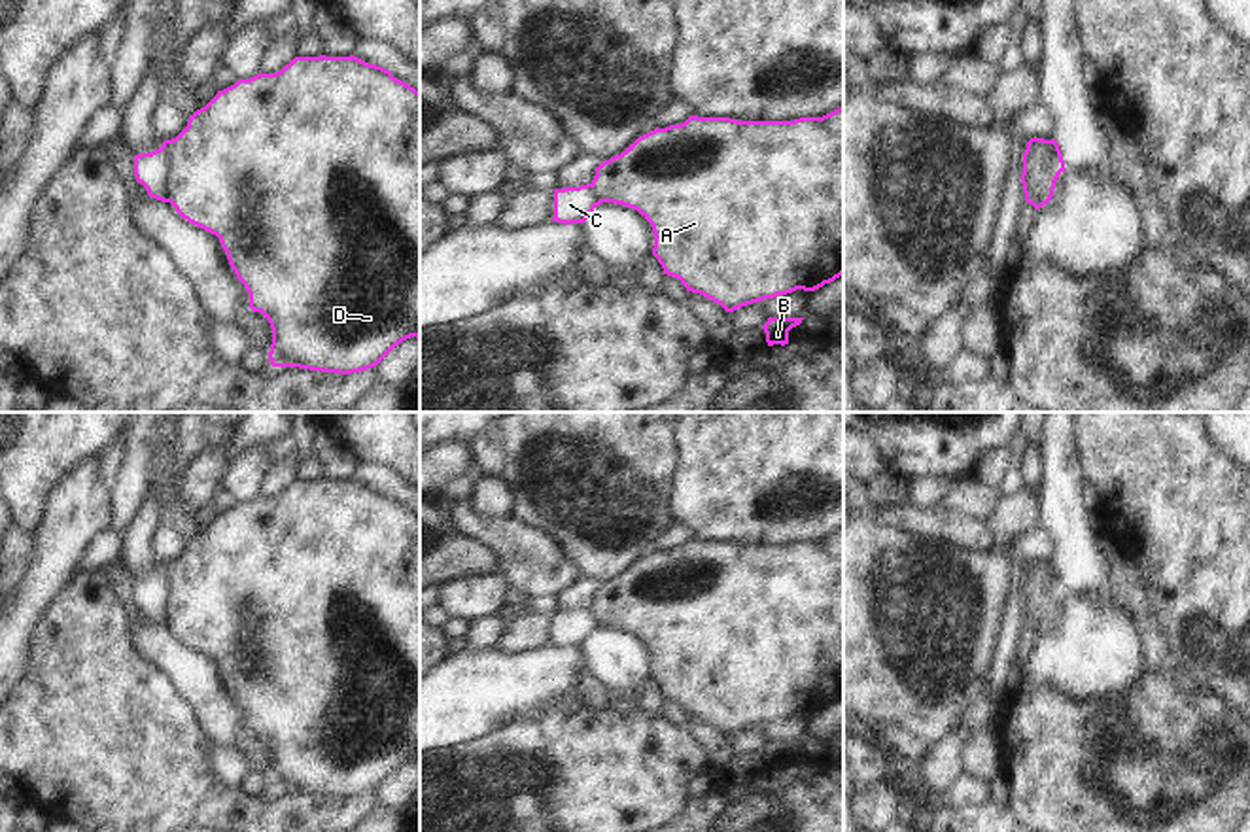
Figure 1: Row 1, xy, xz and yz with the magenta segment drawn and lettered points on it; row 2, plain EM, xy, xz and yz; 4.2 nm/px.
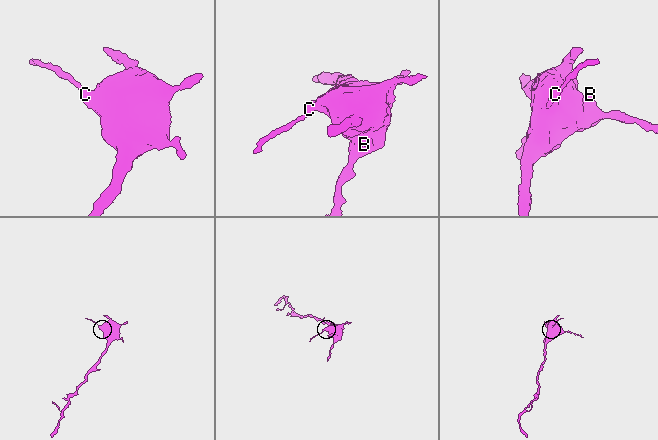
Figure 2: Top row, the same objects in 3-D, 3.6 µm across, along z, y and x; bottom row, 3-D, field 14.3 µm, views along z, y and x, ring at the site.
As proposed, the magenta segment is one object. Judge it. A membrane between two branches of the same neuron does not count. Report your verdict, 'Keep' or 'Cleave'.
Cleave.

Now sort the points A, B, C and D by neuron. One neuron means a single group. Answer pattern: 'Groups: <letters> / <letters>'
Groups: A B D / C.

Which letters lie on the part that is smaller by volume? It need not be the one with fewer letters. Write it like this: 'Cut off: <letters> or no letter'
Cut off: C

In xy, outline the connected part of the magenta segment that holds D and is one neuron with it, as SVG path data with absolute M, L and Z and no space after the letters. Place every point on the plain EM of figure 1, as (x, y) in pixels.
M354 478L350 480L295 480L280 495L274 497L257 497L250 503L238 503L234 509L217 514L217 518L200 533L197 533L187 550L170 563L172 577L172 611L170 611L170 628L176 635L189 647L216 658L221 666L221 671L227 677L229 688L234 694L236 702L244 707L250 717L250 732L261 736L272 753L272 768L269 783L272 790L299 790L321 796L339 796L352 798L376 790L397 768L416 760L420 762L420 516L408 507L391 499L390 494L369 488Z

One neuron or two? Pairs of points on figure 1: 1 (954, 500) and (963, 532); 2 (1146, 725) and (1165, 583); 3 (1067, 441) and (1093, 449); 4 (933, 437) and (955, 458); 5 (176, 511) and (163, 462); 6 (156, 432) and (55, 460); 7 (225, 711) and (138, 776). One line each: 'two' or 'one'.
1: two
2: two
3: two
4: one
5: one
6: two
7: two

